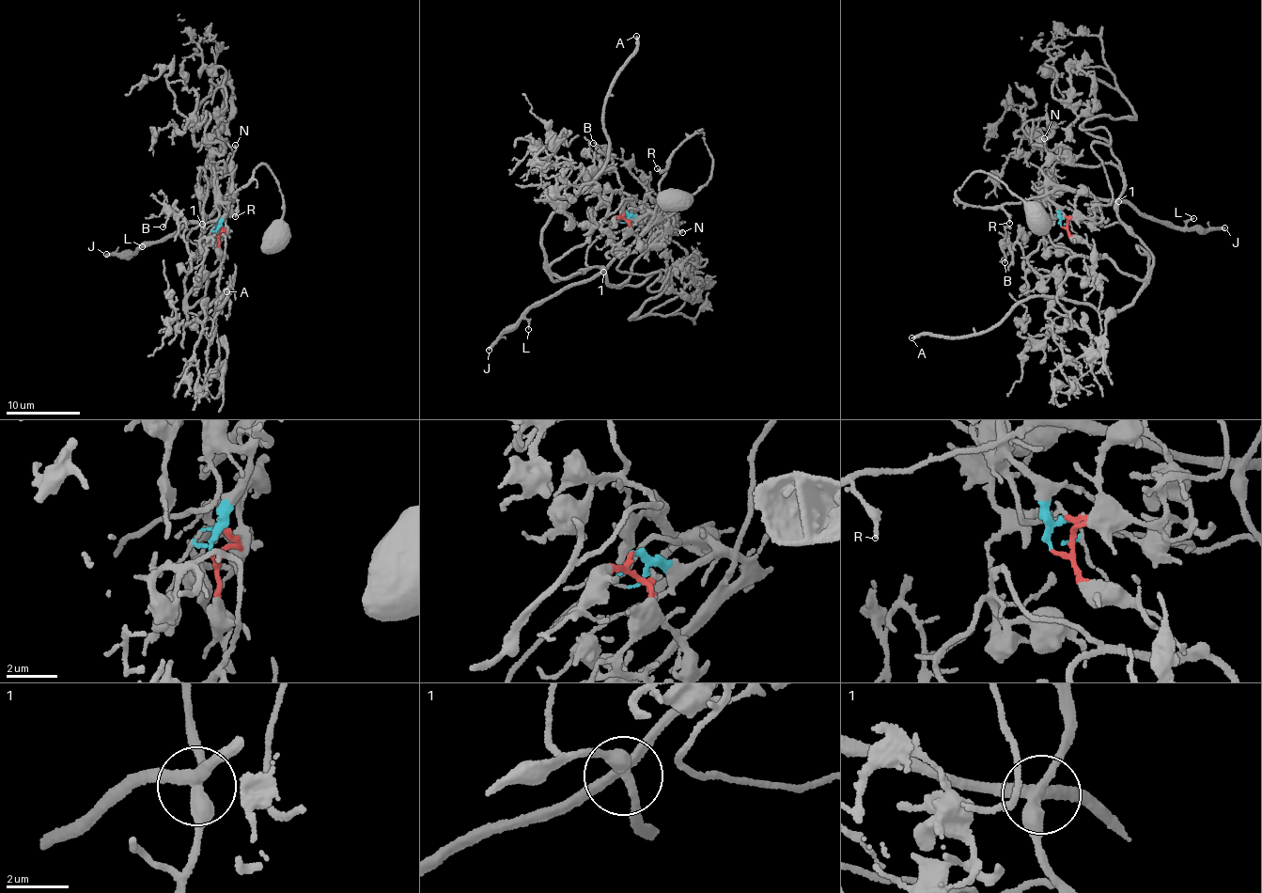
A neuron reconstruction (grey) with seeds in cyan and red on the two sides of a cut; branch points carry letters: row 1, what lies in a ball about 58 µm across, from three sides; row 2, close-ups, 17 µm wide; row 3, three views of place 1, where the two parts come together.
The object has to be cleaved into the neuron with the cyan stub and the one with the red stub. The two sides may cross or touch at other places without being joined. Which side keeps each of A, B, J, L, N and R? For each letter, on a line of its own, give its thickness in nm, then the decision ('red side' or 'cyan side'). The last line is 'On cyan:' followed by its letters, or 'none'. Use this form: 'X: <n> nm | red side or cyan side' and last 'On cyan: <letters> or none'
A: 260 nm | red side
B: 140 nm | red side
J: 280 nm | cyan side
L: 120 nm | cyan side
N: 150 nm | cyan side
R: 180 nm | cyan side
On cyan: J, L, N, R

